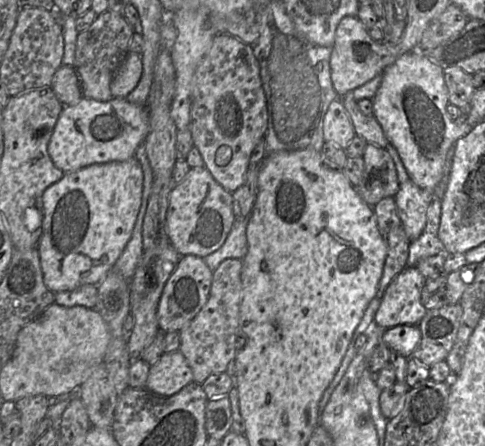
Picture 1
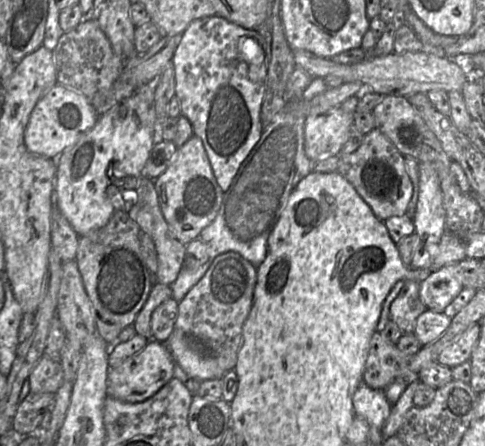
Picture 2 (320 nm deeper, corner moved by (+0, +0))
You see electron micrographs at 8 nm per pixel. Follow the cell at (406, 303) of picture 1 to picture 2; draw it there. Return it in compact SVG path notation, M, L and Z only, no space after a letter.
M449 264L420 283L419 295L428 310L449 313L450 304L463 288L458 266Z

